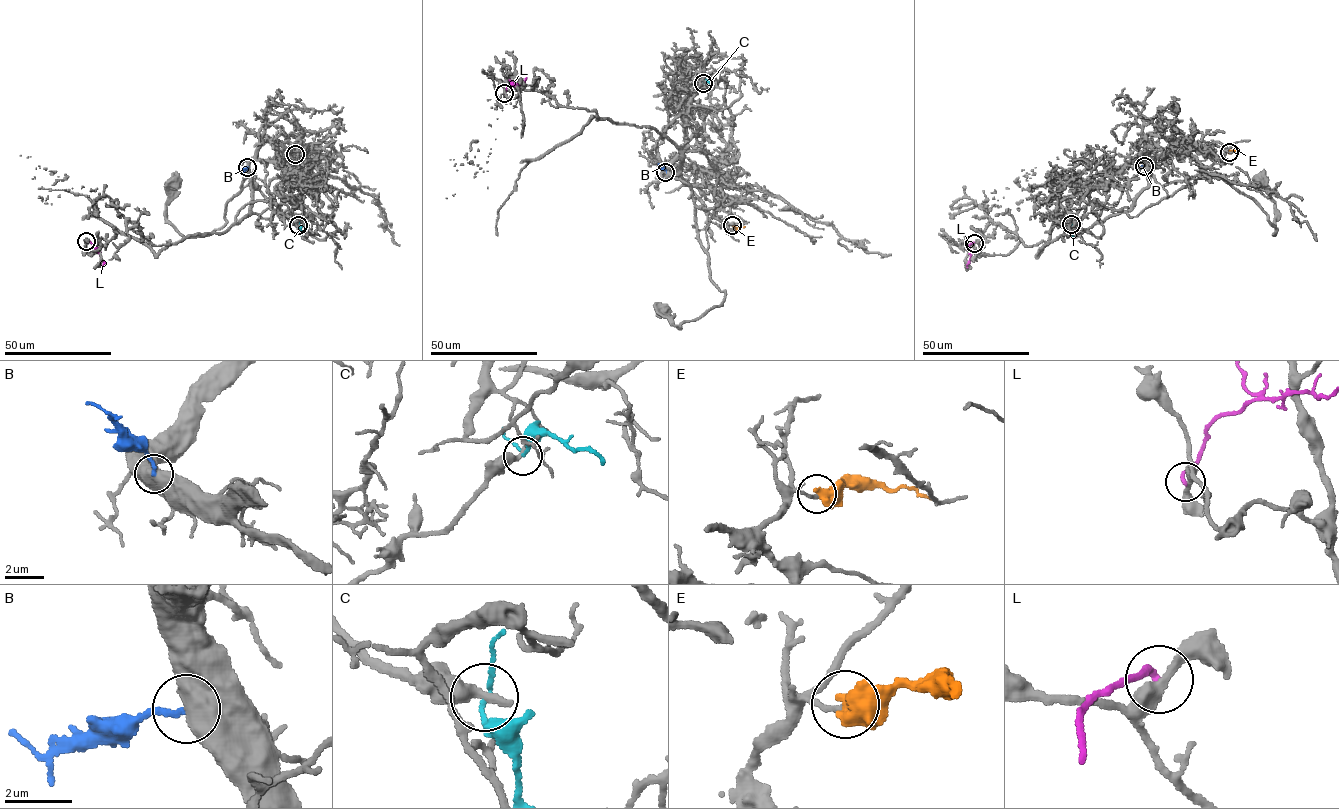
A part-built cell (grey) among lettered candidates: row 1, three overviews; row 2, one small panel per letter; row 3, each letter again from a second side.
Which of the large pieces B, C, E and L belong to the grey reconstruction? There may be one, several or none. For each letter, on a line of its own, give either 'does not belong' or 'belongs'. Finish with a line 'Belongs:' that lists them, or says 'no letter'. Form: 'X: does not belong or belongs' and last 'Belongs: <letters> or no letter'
B: does not belong
C: does not belong
E: does not belong
L: does not belong
Belongs: no letter

